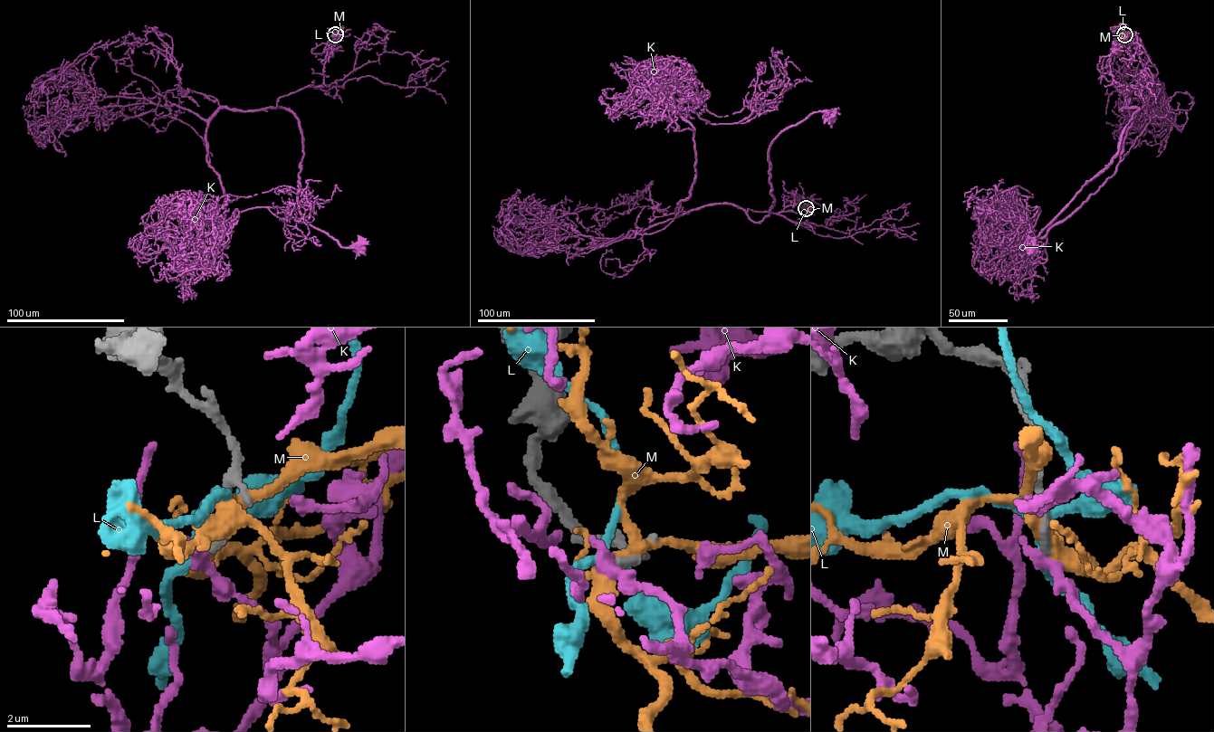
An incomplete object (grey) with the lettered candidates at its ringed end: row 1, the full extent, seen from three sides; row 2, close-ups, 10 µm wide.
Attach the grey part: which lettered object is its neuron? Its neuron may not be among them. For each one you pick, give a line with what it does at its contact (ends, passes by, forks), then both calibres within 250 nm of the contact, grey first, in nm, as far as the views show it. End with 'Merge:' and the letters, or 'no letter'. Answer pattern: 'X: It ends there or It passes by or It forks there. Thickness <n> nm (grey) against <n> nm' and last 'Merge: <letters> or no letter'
Merge: no letter

